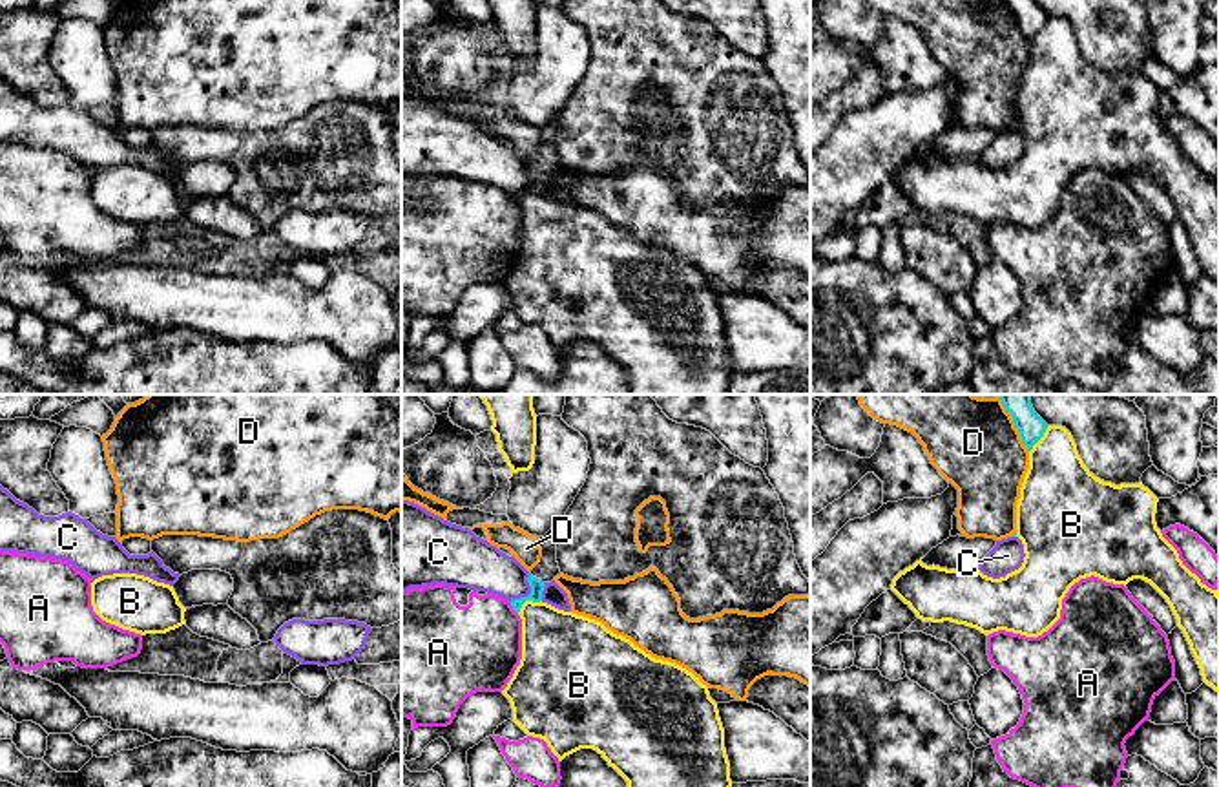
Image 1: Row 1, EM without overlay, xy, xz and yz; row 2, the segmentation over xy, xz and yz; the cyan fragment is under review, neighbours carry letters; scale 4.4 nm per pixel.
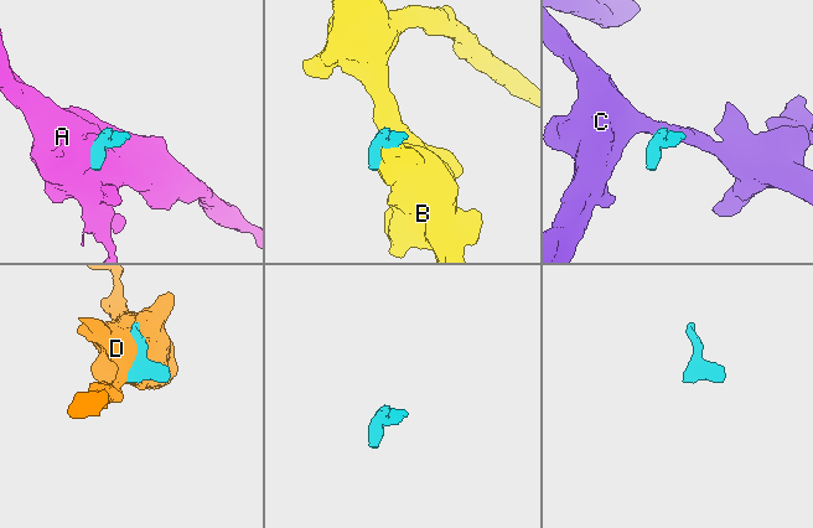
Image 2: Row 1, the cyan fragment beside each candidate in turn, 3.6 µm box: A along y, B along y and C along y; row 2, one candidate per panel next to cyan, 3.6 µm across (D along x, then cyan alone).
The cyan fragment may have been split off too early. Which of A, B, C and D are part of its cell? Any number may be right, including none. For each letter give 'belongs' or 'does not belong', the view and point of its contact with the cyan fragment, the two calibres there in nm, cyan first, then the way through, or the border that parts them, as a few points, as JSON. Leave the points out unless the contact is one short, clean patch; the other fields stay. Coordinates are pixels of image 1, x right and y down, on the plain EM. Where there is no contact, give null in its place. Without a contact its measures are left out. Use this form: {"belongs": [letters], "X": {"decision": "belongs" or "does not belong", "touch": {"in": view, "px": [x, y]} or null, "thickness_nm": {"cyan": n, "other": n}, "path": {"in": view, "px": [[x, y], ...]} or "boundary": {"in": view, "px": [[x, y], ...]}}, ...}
{"belongs": [], "A": {"decision": "does not belong", "touch": {"in": "xz", "px": [513, 199]}, "thickness_nm": {"cyan": 60, "other": 380}}, "B": {"decision": "does not belong", "touch": {"in": "xz", "px": [528, 190]}, "thickness_nm": {"cyan": 60, "other": 320}}, "C": {"decision": "does not belong", "touch": {"in": "xz", "px": [530, 185]}, "thickness_nm": {"cyan": 60, "other": 220}, "boundary": {"in": "xz", "px": [[530, 165], [530, 183], [510, 192]]}}, "D": {"decision": "does not belong", "touch": {"in": "yz", "px": [1019, 22]}, "thickness_nm": {"cyan": 120, "other": 380}}}

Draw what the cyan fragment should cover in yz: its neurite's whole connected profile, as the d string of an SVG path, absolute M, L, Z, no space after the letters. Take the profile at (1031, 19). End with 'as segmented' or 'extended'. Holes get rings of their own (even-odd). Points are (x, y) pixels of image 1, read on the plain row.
M1005 0L1027 42L1044 27L1047 15L1035 4L1035 0Z | as segmented

